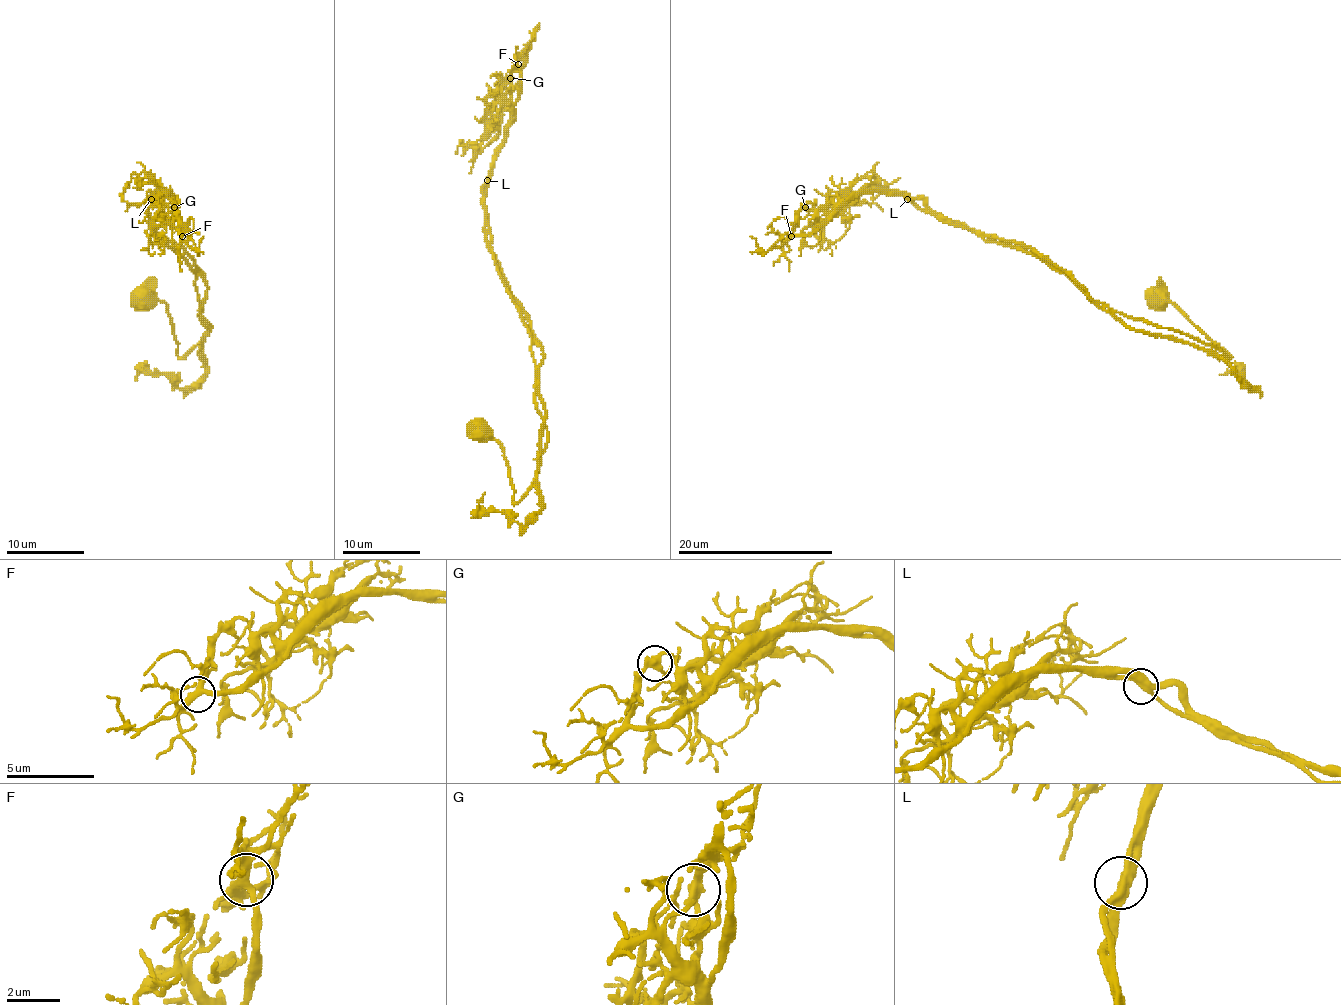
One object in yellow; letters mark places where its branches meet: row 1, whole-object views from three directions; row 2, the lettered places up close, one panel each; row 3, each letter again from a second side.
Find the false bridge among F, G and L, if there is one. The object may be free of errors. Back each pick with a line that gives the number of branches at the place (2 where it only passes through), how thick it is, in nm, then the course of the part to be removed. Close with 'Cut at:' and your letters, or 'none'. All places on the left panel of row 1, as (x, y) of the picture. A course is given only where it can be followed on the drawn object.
Cut at: none

